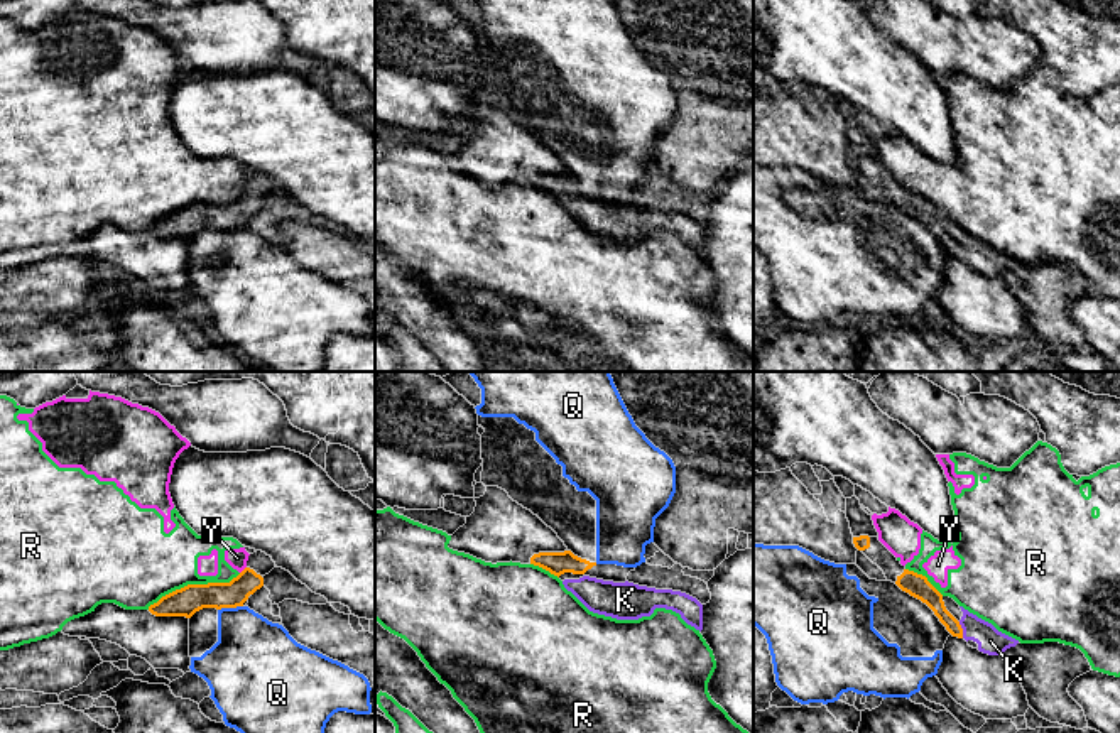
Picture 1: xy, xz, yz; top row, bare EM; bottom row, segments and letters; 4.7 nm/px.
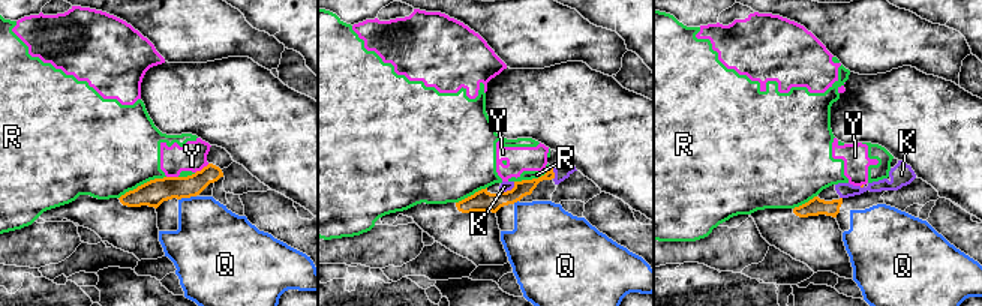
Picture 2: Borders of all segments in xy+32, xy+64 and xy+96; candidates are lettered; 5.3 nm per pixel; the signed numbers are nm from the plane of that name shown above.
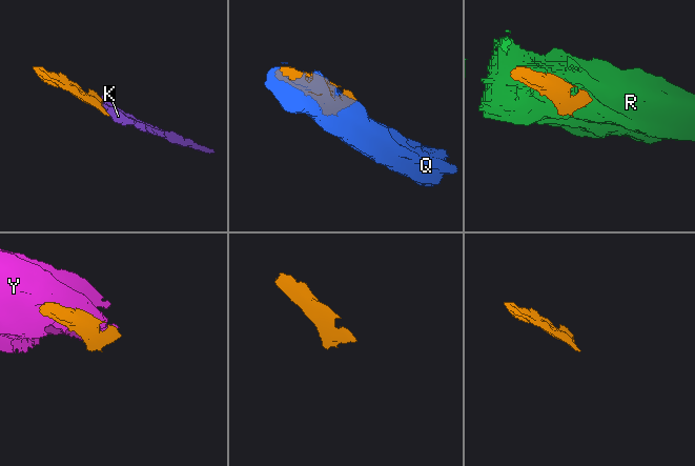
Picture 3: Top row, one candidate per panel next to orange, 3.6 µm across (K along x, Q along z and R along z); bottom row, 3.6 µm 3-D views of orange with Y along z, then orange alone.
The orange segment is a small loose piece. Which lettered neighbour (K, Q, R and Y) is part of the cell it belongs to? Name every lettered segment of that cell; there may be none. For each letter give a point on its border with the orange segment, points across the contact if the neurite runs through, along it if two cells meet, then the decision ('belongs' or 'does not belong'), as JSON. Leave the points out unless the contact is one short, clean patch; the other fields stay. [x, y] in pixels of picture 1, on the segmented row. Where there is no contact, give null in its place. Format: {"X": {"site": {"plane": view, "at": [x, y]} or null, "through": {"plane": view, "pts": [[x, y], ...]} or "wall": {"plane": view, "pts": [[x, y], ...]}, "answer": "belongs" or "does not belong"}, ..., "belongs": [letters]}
{"K": {"site": {"plane": "yz", "at": [962, 630]}, "answer": "belongs"}, "Q": {"site": {"plane": "xy", "at": [230, 607]}, "wall": {"plane": "xy", "pts": [[242, 605], [218, 610]]}, "answer": "does not belong"}, "R": {"site": {"plane": "xy", "at": [193, 585]}, "answer": "does not belong"}, "Y": {"site": {"plane": "xy", "at": [244, 570]}, "answer": "does not belong"}, "belongs": ["K"]}

